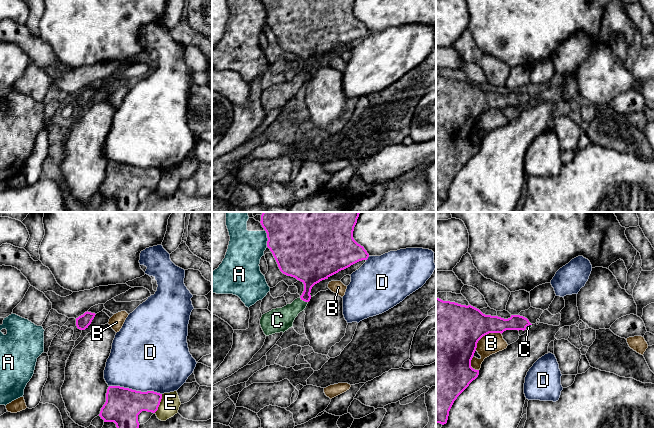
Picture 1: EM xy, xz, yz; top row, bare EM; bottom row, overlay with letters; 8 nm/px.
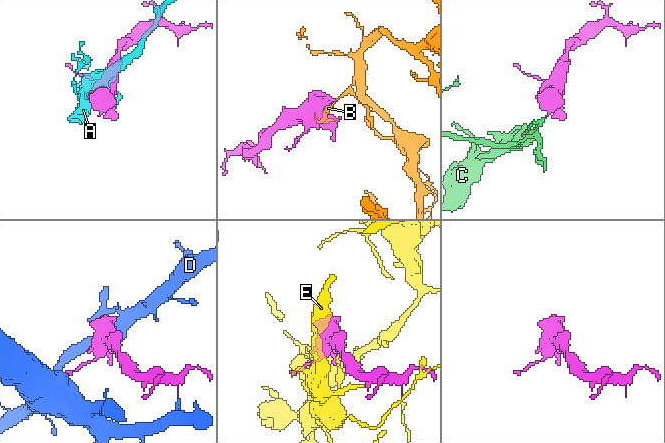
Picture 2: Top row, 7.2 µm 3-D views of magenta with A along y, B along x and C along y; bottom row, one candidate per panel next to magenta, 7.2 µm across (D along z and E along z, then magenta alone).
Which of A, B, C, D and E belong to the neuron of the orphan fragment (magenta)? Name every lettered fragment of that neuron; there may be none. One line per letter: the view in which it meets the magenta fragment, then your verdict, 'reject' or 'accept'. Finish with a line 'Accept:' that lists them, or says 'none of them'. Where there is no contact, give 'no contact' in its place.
A: xz | reject
B: yz | reject
C: xz | accept
D: xy | reject
E: xy | reject
Accept: C

